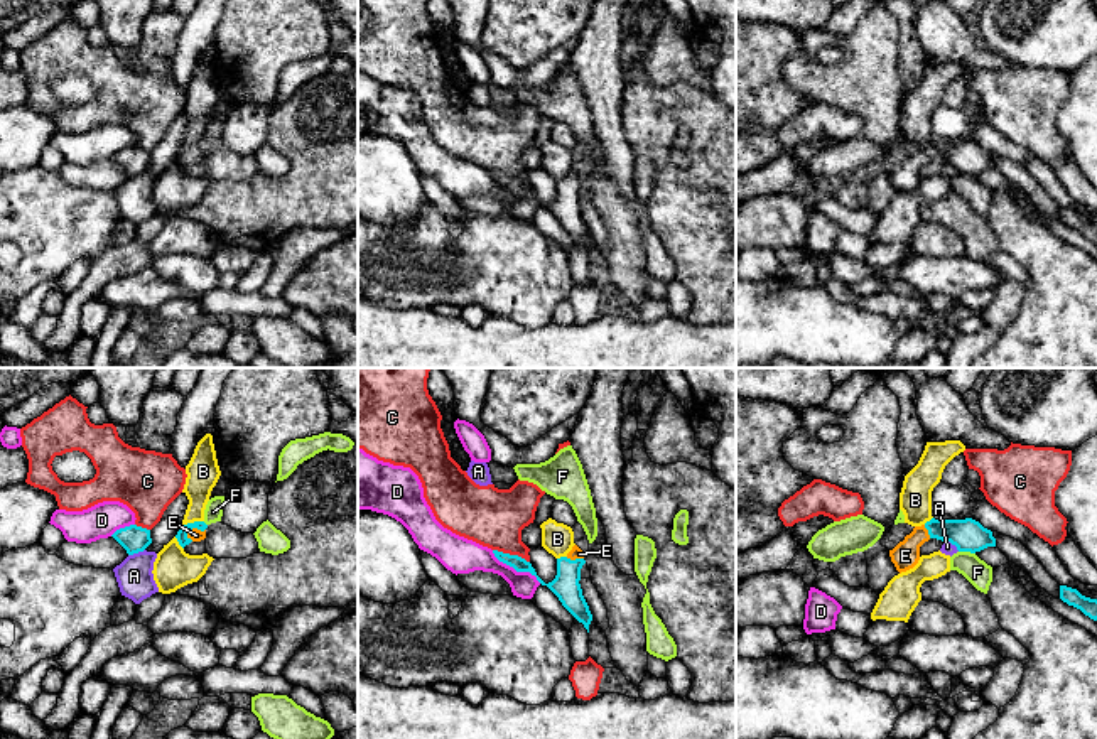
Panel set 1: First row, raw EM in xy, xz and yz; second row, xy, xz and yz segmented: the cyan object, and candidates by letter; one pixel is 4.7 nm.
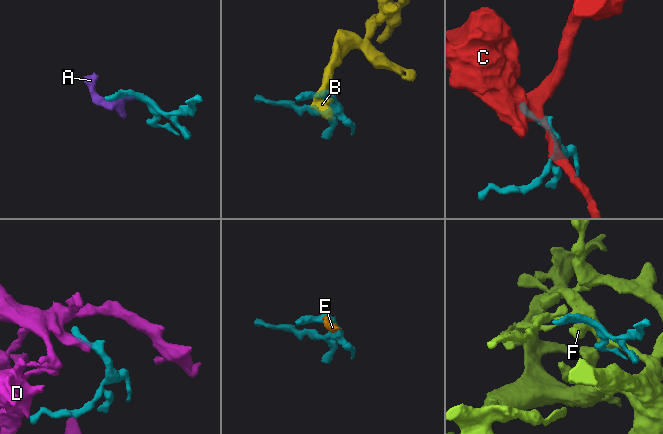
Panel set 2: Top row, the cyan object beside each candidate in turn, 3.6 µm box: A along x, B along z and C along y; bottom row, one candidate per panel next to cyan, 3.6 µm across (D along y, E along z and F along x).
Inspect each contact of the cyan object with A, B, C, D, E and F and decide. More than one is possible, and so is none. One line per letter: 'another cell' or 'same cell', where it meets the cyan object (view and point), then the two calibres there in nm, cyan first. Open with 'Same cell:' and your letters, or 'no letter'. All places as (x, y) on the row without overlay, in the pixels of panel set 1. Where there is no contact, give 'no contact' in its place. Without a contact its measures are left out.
Same cell: E
A: another cell | yz (952, 166) | 160/60 nm
B: another cell | xy (191, 145) | 50/160 nm
C: another cell | xz (512, 178) | 70/280 nm
D: another cell | xz (515, 191) | 120/160 nm
E: same cell | xy (194, 149) | 50/60 nm
F: another cell | yz (967, 172) | 160/120 nm

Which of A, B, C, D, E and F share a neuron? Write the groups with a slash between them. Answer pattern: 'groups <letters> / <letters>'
groups A / B / C / D / E / F

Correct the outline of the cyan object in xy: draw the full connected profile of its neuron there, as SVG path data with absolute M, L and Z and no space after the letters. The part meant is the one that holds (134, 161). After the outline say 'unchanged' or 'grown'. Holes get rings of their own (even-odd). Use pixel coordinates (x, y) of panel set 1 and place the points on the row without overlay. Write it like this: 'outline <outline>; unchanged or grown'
outline M137 147L120 150L111 159L127 172L128 177L143 174L152 165L150 152Z; unchanged

